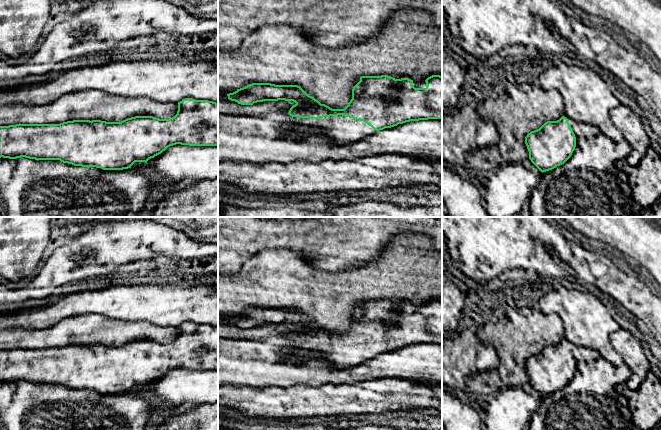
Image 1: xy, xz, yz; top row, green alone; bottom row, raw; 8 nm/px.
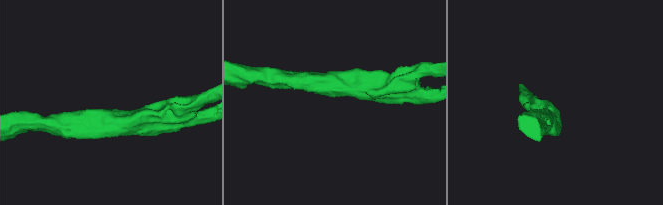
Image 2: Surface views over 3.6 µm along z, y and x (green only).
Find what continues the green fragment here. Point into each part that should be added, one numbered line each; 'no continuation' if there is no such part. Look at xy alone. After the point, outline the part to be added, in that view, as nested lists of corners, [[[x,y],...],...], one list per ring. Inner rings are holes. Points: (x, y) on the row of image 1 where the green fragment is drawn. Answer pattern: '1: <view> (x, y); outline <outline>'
no continuation

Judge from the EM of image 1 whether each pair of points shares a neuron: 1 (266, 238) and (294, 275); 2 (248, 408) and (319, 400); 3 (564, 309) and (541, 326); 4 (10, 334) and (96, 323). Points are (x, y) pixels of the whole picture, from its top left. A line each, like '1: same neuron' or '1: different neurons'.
1: different neurons
2: same neuron
3: different neurons
4: same neuron

